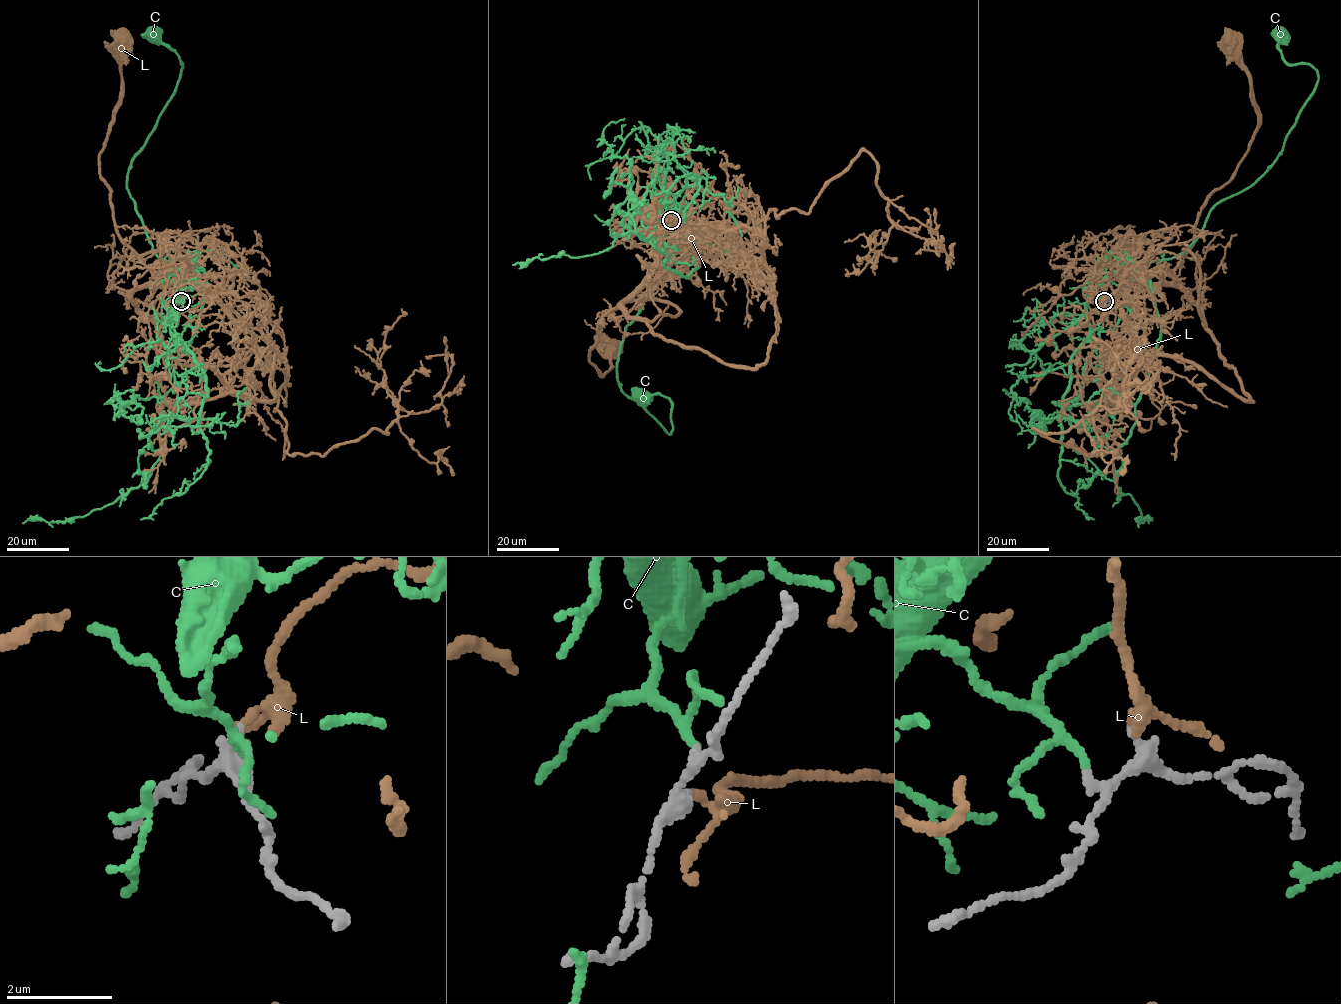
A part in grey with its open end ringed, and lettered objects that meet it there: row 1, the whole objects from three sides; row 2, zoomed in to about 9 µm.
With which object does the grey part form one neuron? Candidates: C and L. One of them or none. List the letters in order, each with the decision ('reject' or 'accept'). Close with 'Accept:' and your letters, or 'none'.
C: accept
L: reject
Accept: C

